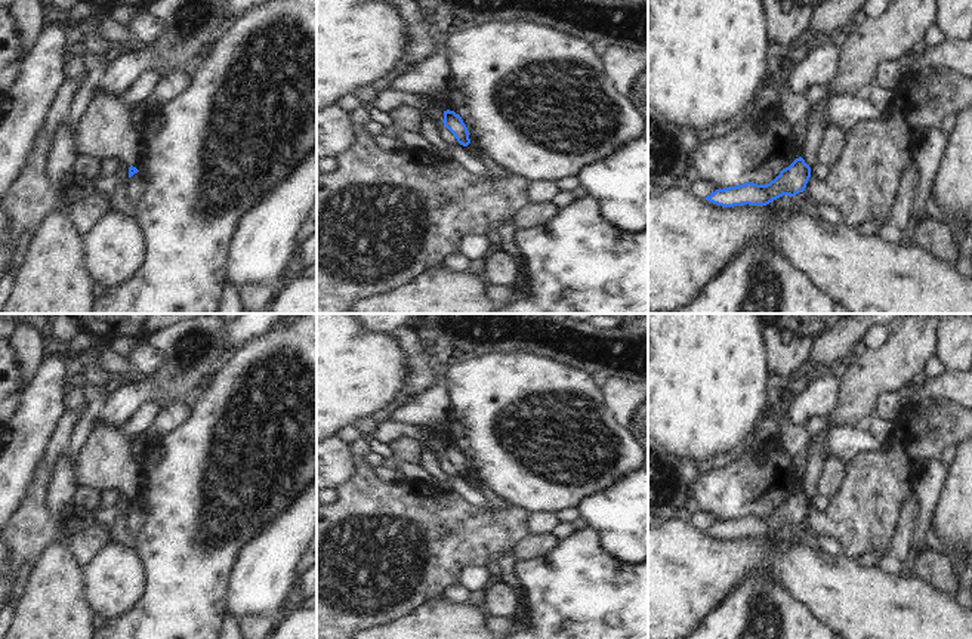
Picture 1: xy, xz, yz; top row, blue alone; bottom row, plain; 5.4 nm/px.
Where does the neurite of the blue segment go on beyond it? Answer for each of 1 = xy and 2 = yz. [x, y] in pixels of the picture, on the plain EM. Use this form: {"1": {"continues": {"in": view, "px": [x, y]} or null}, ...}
{"1": {"continues": null}, "2": {"continues": null}}

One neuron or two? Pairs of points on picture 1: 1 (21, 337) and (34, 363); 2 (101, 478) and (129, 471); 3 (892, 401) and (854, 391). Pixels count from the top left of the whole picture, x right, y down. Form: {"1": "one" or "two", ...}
{"1": "one", "2": "one", "3": "two"}

